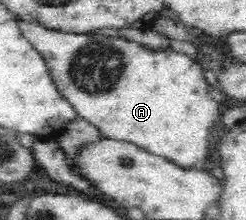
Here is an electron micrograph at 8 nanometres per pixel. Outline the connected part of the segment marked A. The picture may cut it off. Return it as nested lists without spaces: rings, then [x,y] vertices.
[[[19,22],[19,28],[41,53],[47,65],[47,75],[57,92],[72,106],[77,116],[99,129],[101,138],[131,142],[139,149],[166,158],[184,169],[194,168],[197,162],[205,160],[210,145],[209,128],[223,107],[210,95],[198,58],[175,52],[171,47],[149,50],[149,47],[125,38],[55,31],[33,22]]]

